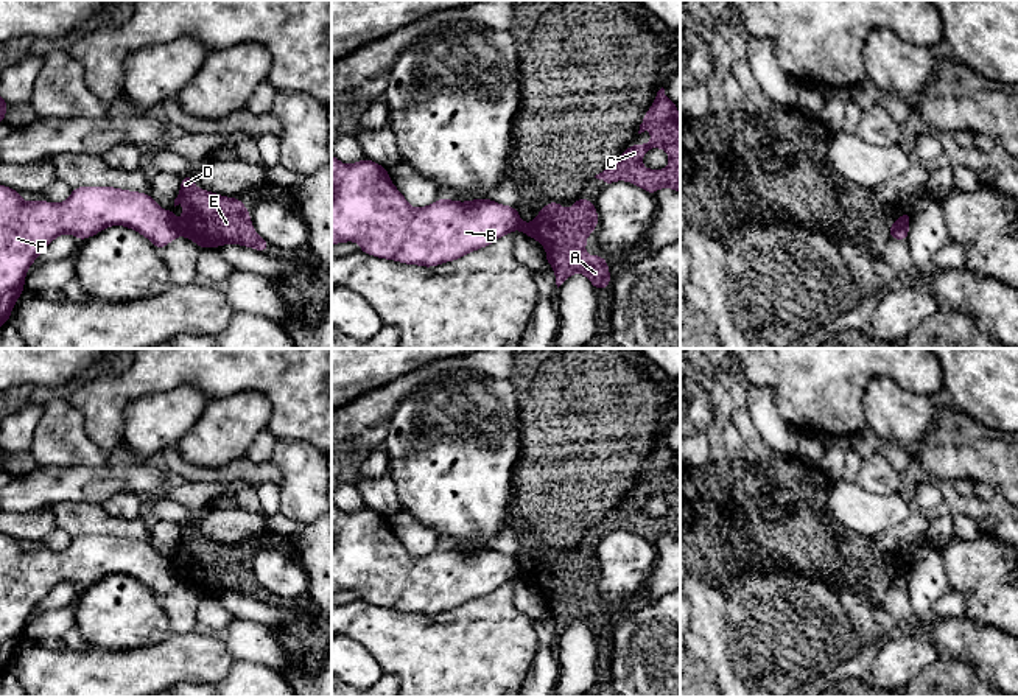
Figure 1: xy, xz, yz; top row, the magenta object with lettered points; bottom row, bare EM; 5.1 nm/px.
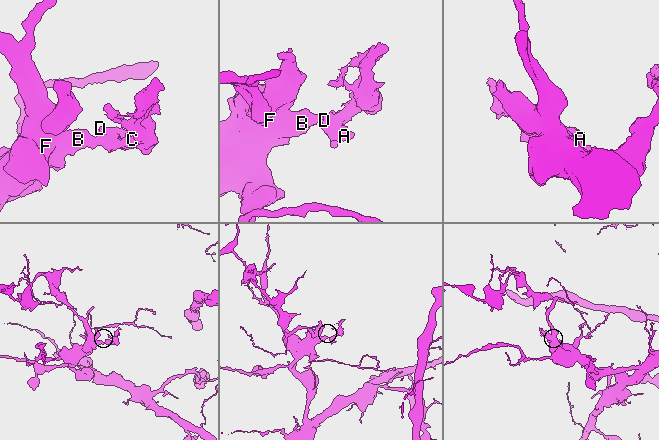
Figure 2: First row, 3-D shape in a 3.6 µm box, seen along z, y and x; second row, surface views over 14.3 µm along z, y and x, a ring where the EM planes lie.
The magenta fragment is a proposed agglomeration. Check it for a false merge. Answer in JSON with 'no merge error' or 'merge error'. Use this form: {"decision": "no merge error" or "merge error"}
{"decision": "merge error"}

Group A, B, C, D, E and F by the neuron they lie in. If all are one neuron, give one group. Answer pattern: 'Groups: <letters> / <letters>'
Groups: A C D E / B F

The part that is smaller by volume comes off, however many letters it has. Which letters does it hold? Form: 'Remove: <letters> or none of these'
Remove: A, C, D, E

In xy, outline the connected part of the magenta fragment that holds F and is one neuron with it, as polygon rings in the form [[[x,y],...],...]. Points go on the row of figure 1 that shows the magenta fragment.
[[[0,185],[0,327],[9,320],[11,311],[25,289],[26,271],[44,249],[62,233],[72,233],[79,241],[97,235],[111,226],[125,226],[146,236],[159,250],[179,236],[171,216],[149,194],[120,190],[115,187],[78,187],[67,201],[53,204],[48,201],[23,202],[20,191]]]

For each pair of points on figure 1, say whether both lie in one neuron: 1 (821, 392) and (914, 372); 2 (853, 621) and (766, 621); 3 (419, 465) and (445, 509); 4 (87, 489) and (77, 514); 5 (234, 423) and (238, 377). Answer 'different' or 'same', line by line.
1: same
2: same
3: same
4: different
5: different

